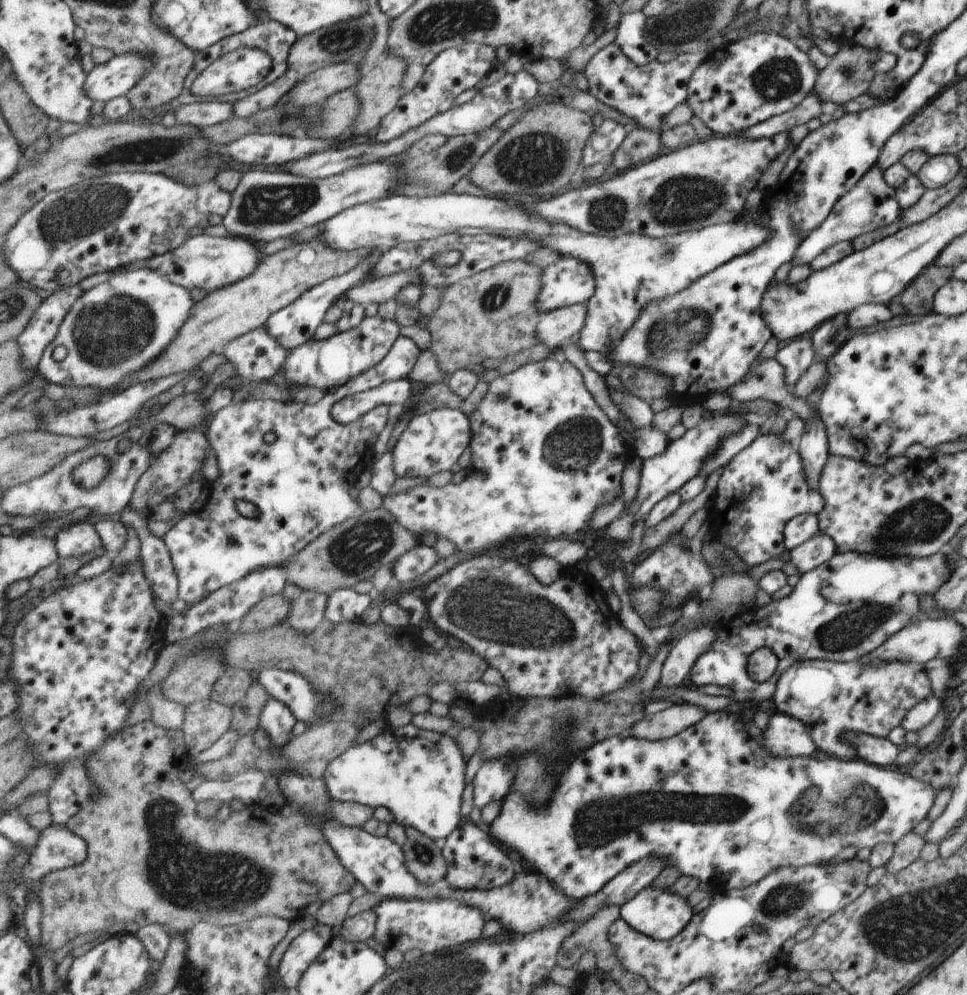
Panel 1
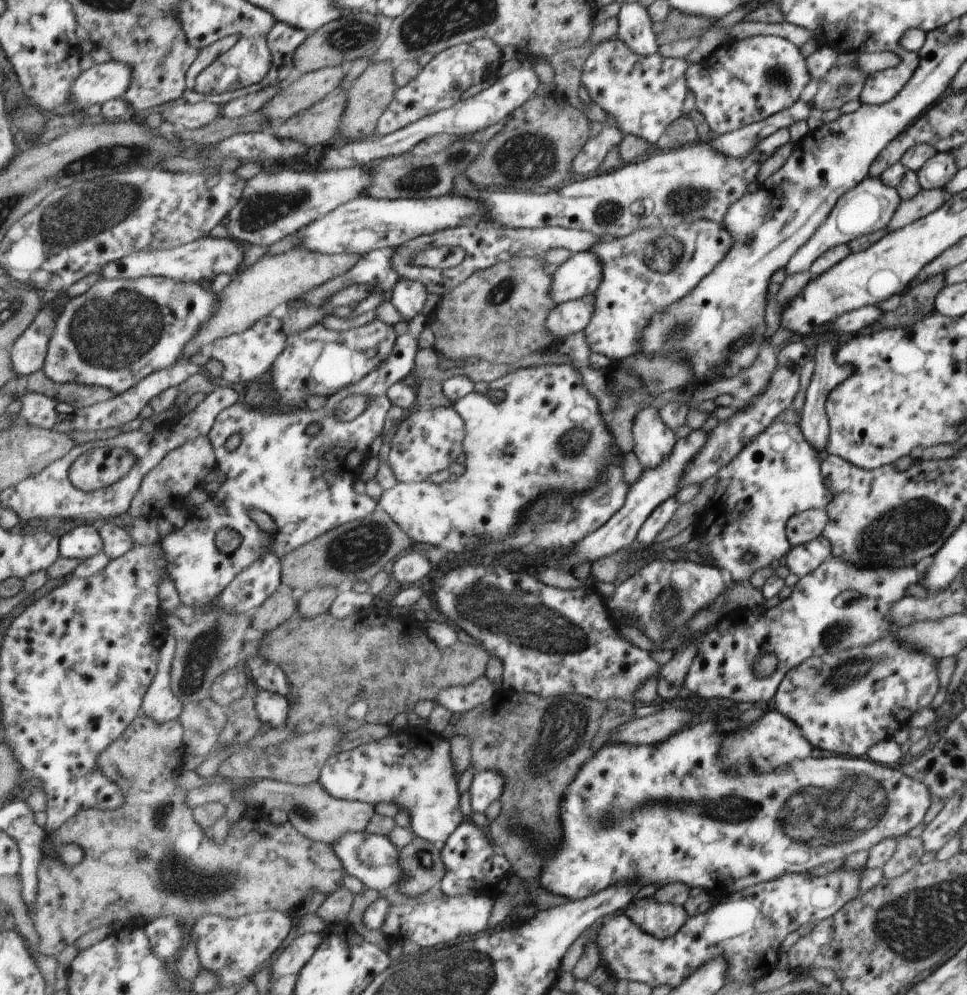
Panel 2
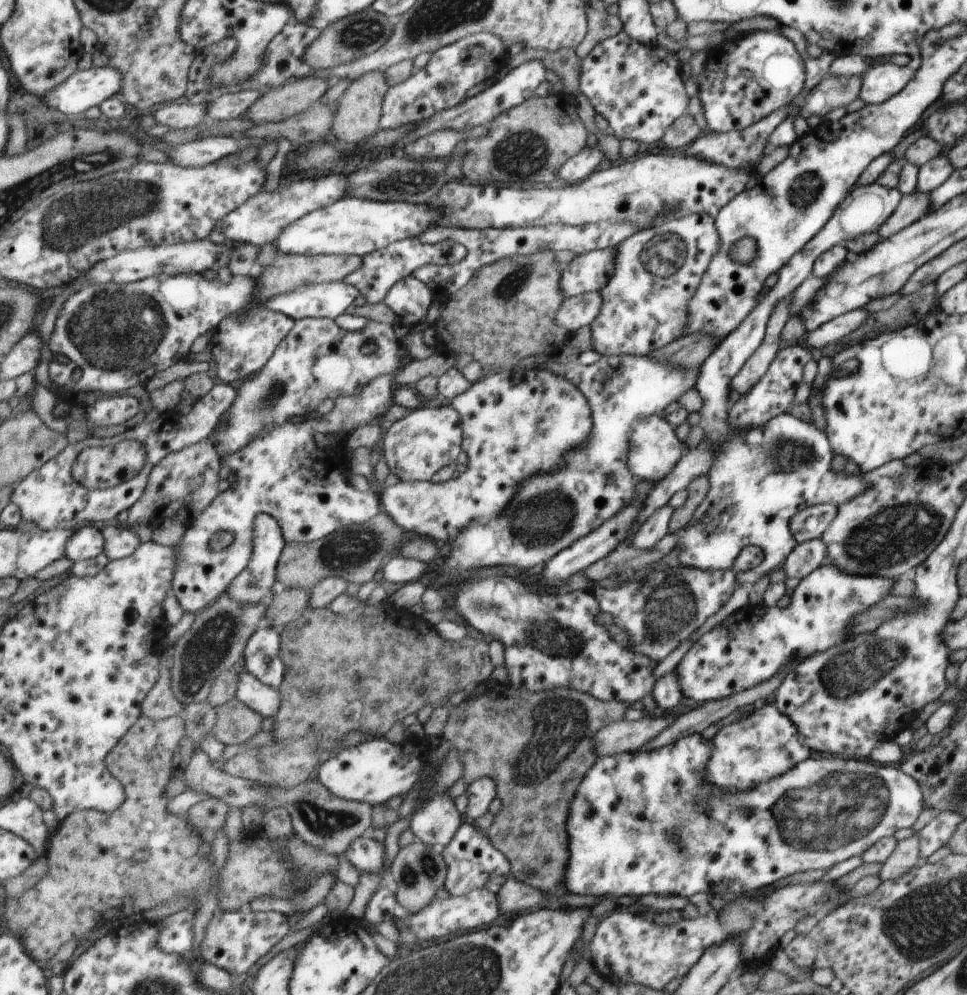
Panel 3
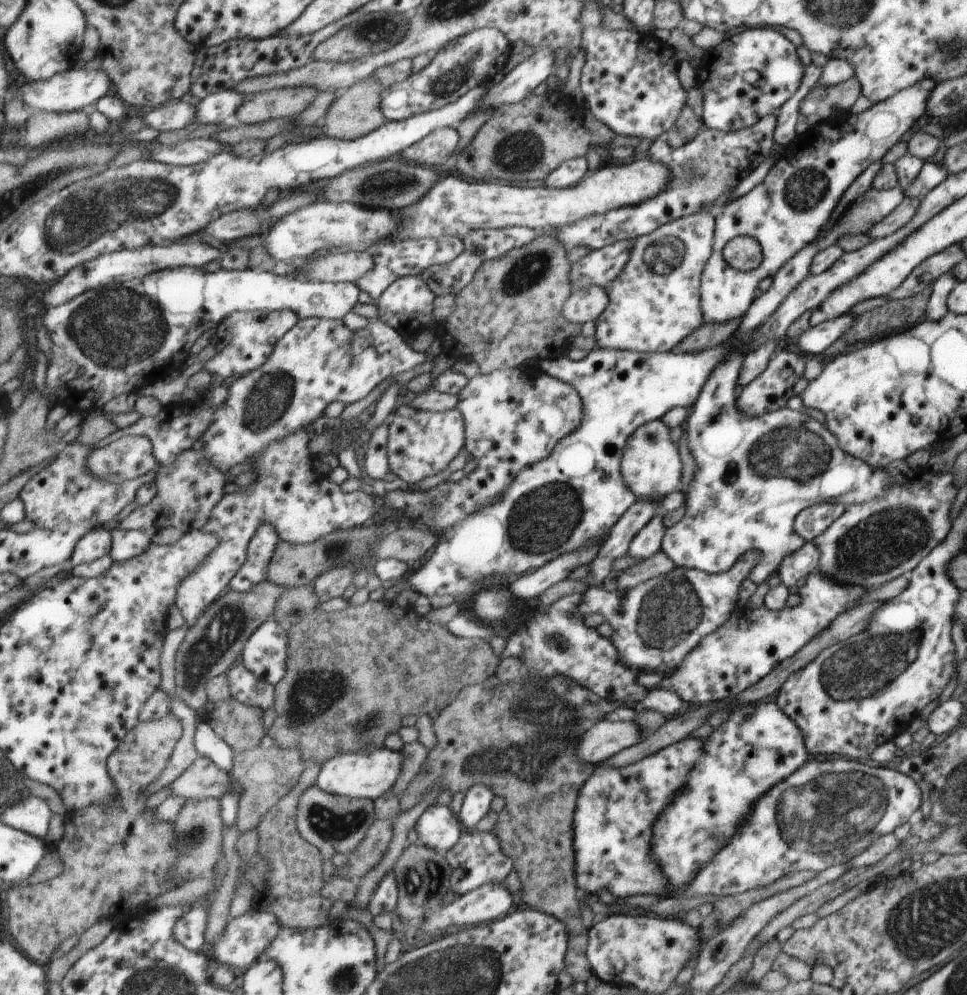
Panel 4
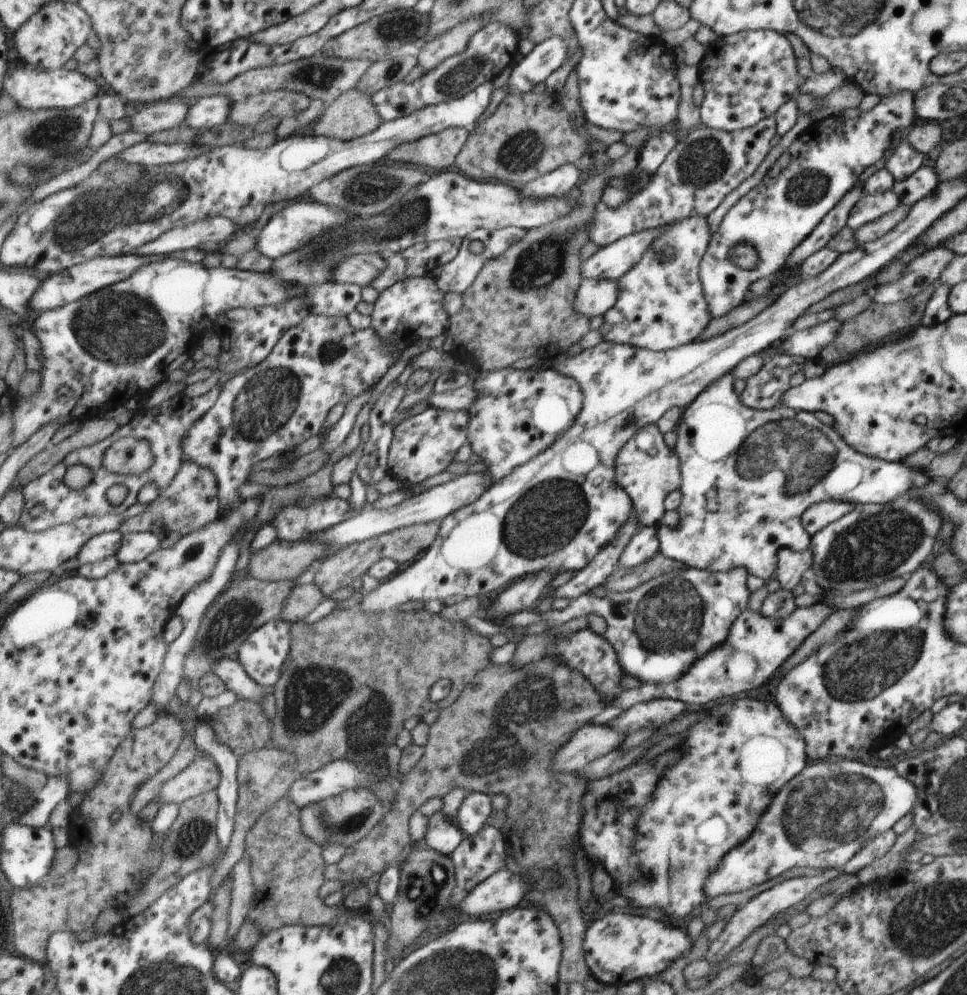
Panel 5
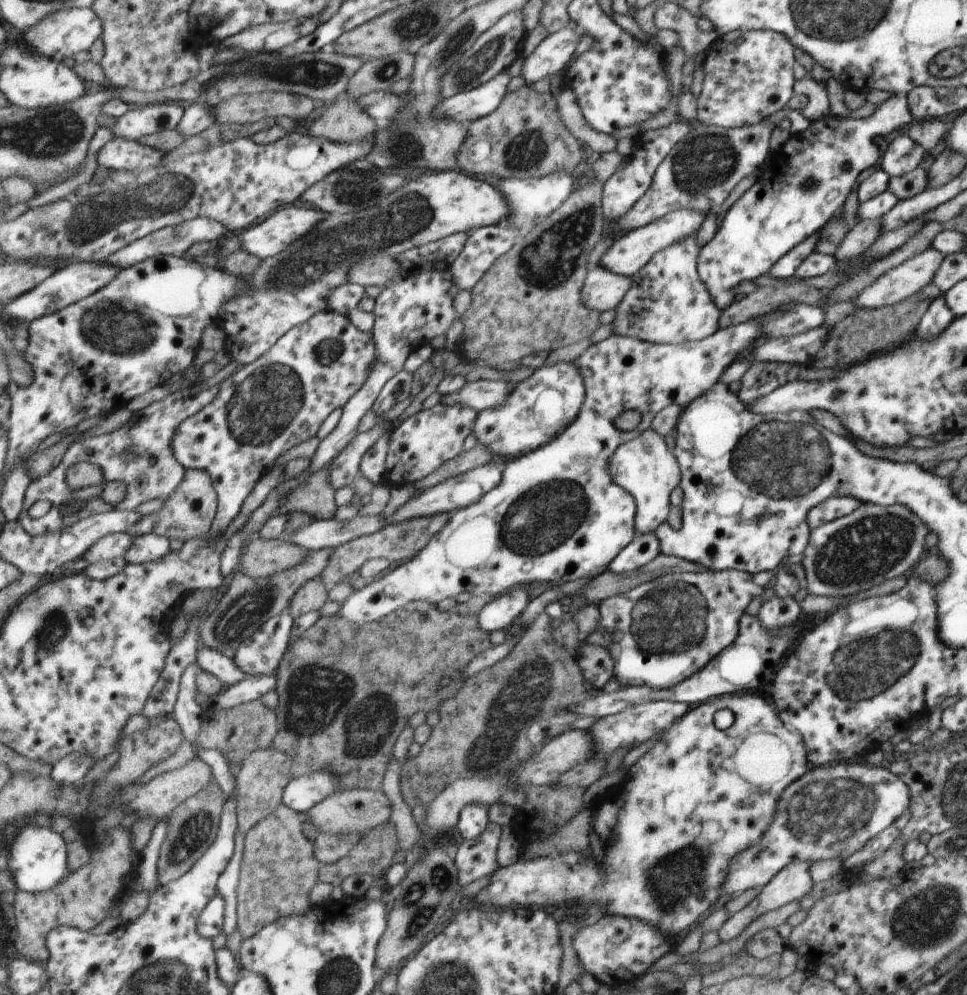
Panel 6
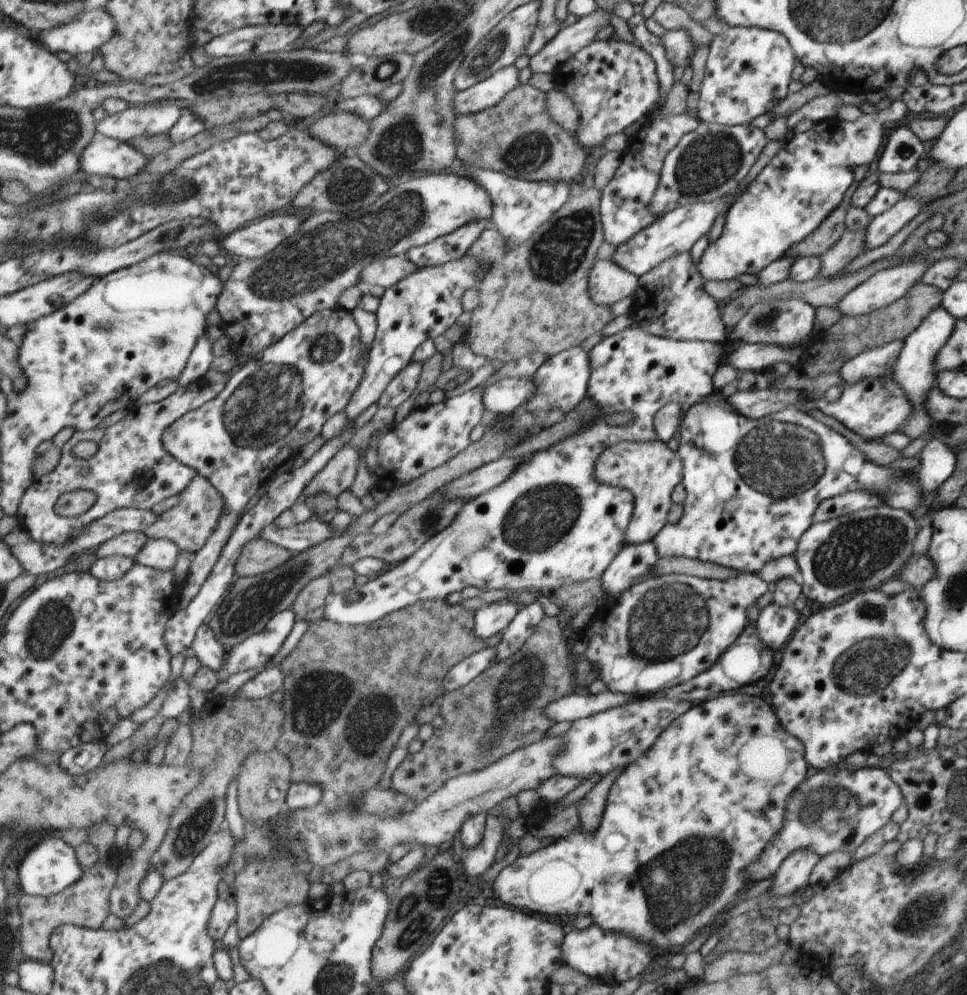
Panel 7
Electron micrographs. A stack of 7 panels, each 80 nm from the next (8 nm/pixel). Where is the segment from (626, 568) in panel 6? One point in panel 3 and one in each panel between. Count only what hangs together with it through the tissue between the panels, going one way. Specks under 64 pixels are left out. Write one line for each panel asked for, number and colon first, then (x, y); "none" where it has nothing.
3: (653, 528)
4: (647, 541)
5: (642, 546)

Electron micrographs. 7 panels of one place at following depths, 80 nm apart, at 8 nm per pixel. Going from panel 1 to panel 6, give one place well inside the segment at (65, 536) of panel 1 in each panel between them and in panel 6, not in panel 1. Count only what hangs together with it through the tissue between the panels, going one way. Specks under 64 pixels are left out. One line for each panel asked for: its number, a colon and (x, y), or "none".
2: (84, 541)
3: (86, 542)
4: (99, 542)
5: (103, 546)
6: (112, 546)

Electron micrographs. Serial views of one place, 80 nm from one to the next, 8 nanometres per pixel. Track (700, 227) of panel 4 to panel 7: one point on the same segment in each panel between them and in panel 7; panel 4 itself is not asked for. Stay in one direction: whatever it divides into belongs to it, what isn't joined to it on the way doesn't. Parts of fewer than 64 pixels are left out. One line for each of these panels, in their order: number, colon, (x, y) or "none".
5: (660, 305)
6: (667, 303)
7: (669, 301)

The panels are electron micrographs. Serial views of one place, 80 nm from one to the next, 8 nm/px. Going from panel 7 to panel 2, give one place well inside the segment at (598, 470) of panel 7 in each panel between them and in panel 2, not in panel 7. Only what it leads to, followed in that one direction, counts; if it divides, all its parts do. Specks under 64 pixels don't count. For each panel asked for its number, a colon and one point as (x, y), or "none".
2: (653, 442)
3: (653, 450)
4: (650, 465)
5: (648, 471)
6: (644, 467)

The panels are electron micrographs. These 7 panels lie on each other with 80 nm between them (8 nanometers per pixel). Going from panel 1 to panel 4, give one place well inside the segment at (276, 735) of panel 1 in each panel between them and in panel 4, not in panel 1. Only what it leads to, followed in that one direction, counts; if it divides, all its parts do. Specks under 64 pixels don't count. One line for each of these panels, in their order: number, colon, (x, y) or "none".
2: (274, 709)
3: (265, 699)
4: (245, 686)

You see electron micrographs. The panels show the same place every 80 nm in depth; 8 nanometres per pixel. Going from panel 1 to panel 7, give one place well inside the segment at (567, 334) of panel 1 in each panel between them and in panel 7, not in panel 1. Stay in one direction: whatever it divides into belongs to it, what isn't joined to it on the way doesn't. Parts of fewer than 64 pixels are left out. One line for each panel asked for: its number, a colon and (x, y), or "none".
2: (570, 317)
3: (575, 312)
4: (584, 305)
5: (594, 297)
6: (603, 290)
7: (607, 283)

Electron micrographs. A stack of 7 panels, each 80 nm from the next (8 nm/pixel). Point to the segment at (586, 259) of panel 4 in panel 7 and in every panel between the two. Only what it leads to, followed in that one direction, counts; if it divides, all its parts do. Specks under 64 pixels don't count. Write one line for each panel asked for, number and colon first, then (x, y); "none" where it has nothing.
5: (611, 262)
6: (628, 254)
7: (674, 232)

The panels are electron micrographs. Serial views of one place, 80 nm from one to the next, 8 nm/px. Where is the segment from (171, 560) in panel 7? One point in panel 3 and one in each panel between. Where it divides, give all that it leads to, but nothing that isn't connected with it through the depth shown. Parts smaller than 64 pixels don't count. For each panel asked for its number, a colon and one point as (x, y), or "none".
3: (120, 542)
4: (127, 545)
5: (137, 546)
6: (146, 548)

